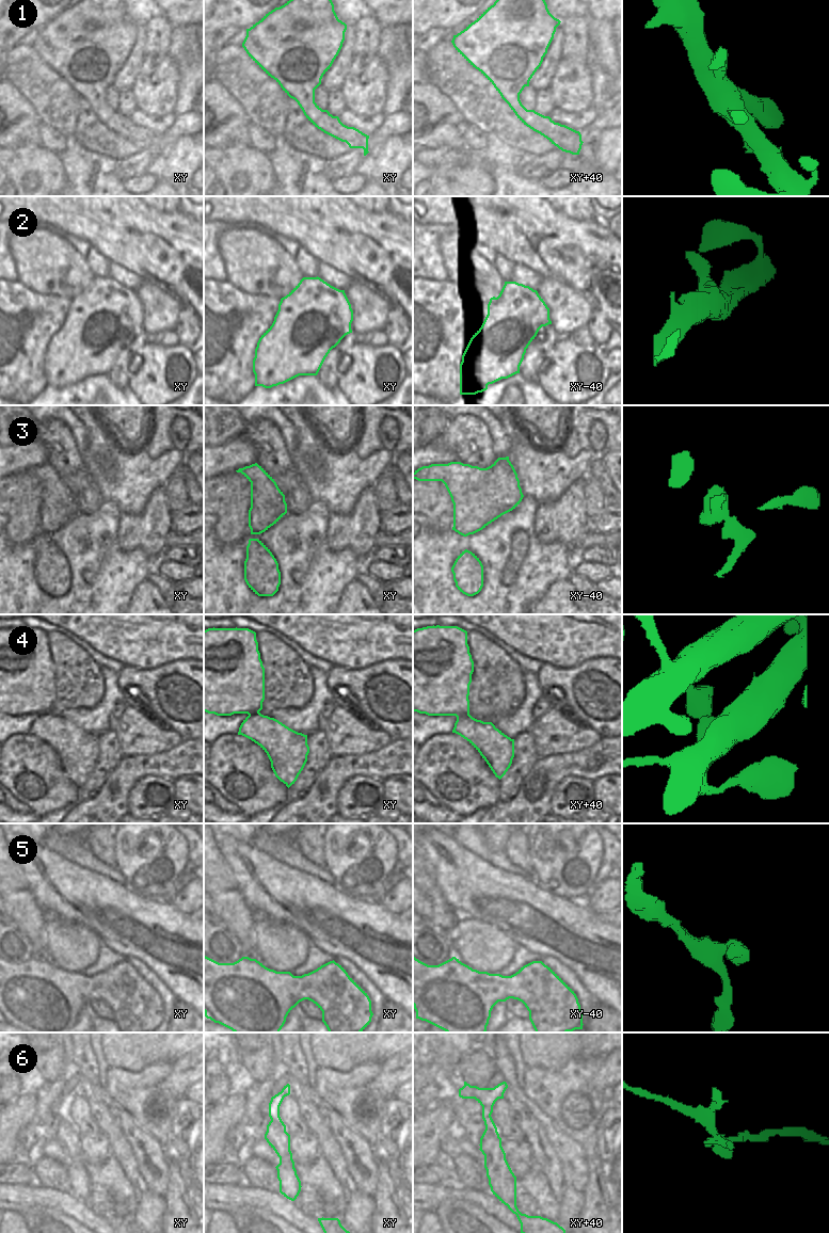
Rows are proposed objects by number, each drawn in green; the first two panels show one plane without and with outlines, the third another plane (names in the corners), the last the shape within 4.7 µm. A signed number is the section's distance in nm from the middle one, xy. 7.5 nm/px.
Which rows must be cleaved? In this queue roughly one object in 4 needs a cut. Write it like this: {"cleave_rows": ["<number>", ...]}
{"cleave_rows": []}

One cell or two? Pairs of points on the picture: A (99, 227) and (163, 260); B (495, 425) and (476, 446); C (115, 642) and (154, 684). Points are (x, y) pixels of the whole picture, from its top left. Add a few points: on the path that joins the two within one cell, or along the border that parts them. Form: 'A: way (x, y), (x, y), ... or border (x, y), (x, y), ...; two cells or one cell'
A: way (115, 227), (121, 227), (147, 244); one cell
B: border (473, 416), (487, 427), (496, 455); two cells
C: border (164, 663), (149, 670), (124, 667); two cells

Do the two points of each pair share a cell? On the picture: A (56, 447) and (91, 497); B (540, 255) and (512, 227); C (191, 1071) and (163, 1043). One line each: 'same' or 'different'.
A: same
B: same
C: different

